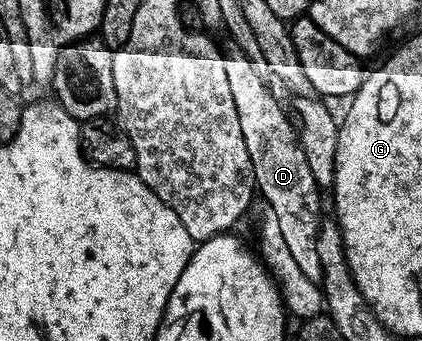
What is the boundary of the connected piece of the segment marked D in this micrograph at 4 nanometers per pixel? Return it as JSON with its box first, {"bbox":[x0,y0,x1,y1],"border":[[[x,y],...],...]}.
{"bbox":[225,53,321,282],"border":[[[232,53],[225,58],[225,78],[233,92],[233,105],[237,105],[237,121],[241,121],[241,133],[245,136],[245,149],[249,149],[249,161],[253,161],[253,177],[258,194],[275,214],[277,233],[288,244],[294,260],[303,274],[320,282],[321,263],[318,260],[317,233],[321,222],[319,215],[320,187],[309,170],[309,161],[299,145],[296,128],[291,128],[285,112],[274,99],[272,88],[262,83],[243,54]]]}

